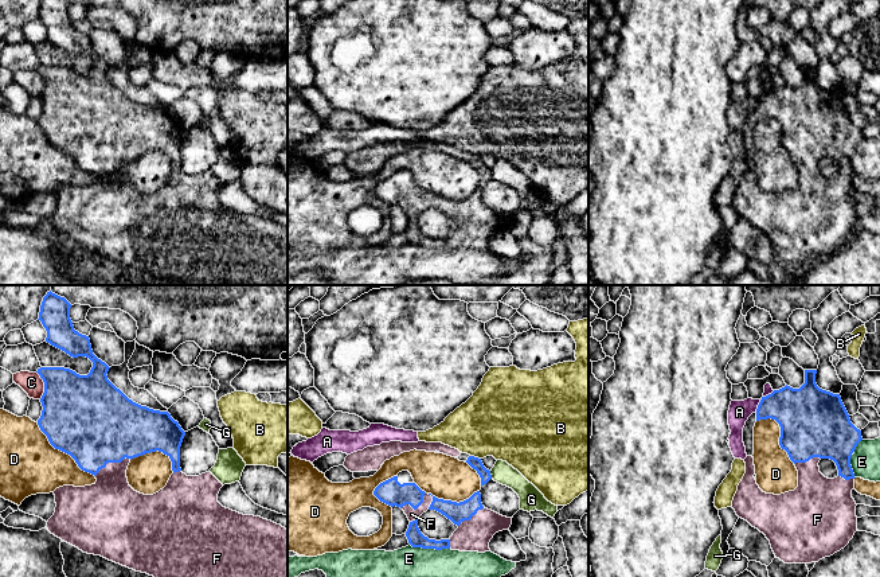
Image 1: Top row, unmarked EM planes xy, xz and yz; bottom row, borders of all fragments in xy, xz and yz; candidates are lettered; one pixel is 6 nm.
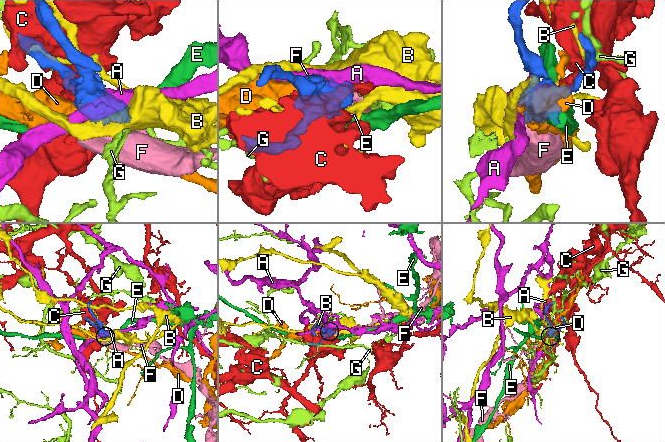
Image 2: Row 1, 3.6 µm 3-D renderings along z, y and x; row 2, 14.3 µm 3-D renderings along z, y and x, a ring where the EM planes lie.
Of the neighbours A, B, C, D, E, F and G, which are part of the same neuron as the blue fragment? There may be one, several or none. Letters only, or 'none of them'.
F

